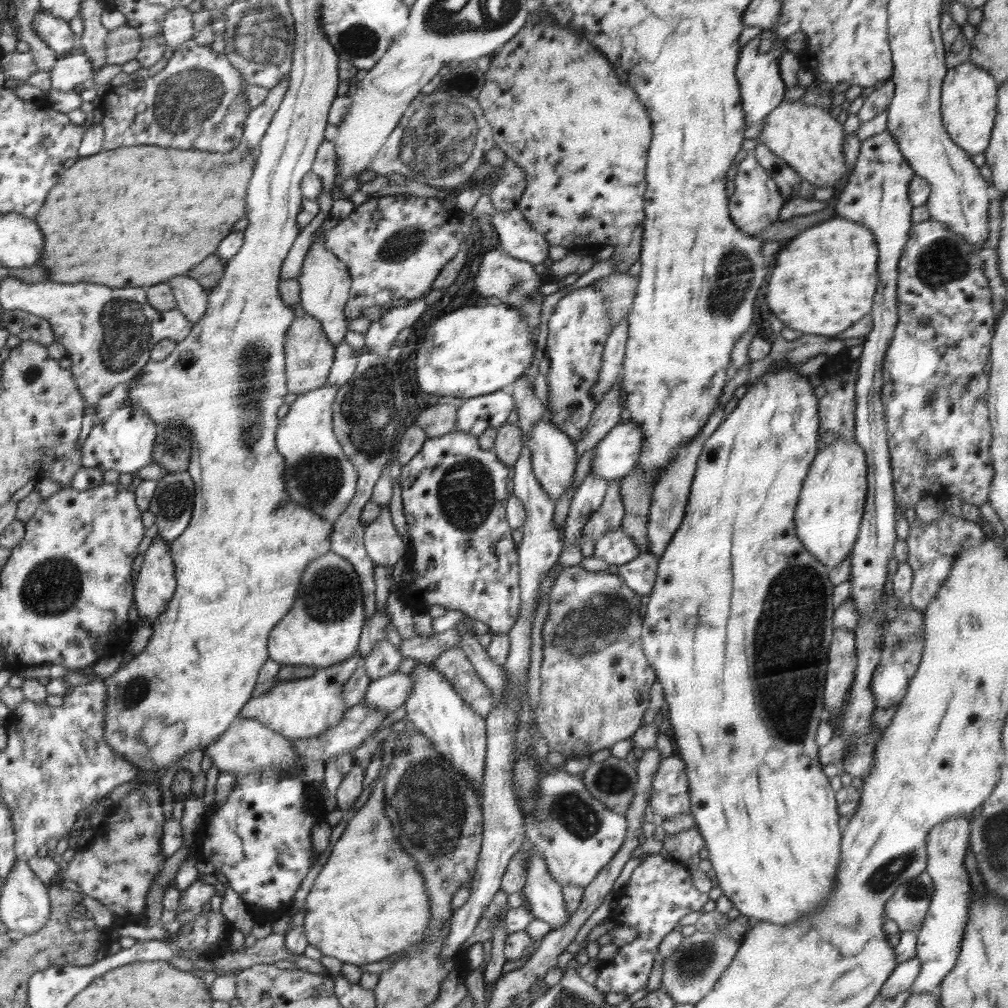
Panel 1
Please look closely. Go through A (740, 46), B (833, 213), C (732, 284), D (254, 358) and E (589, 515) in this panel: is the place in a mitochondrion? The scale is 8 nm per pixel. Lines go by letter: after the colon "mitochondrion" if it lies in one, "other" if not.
A: other
B: other
C: mitochondrion
D: mitochondrion
E: other

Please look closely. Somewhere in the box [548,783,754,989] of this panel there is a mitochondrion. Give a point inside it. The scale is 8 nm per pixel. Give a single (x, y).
(694, 962)

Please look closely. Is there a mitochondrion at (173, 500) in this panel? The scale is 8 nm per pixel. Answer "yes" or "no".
yes

